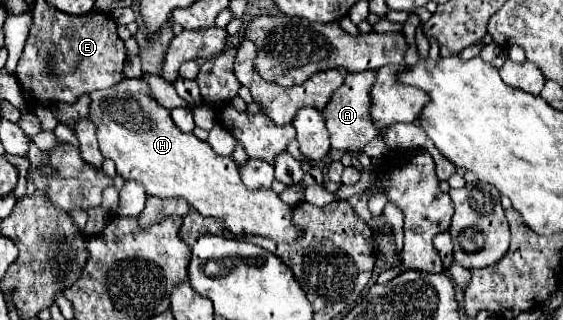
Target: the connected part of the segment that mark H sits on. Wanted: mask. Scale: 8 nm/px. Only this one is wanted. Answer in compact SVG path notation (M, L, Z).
M122 80L106 90L90 92L92 104L88 118L96 124L96 136L104 158L116 164L116 172L124 180L136 180L146 186L146 194L162 198L184 198L192 208L204 216L220 218L224 228L232 234L256 234L272 238L276 242L294 242L300 238L300 230L292 224L292 206L284 204L274 190L248 190L238 174L236 162L228 156L220 156L208 142L198 140L194 134L184 134L170 120L170 110L150 98L150 90L142 80Z

